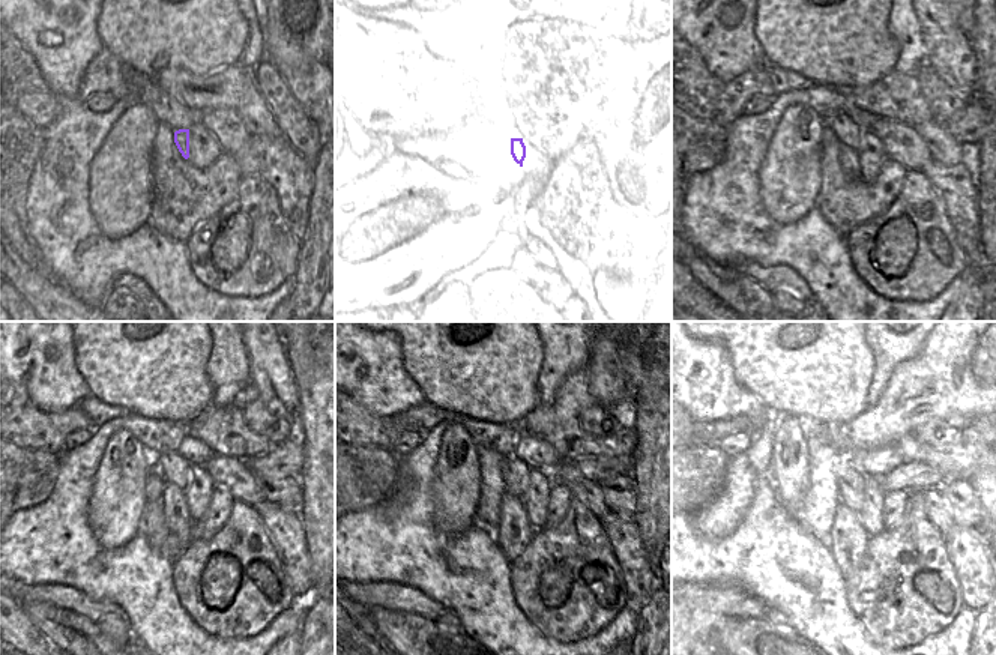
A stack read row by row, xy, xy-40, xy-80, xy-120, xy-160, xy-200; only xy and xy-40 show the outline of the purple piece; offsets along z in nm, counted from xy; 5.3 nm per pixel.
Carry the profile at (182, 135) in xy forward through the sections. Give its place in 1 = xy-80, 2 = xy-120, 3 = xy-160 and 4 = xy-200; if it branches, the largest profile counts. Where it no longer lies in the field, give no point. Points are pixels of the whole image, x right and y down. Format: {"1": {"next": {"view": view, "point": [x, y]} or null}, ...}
{"1": {"next": {"view": "xy-80", "point": [848, 156]}}, "2": {"next": {"view": "xy-120", "point": [175, 507]}}, "3": {"next": {"view": "xy-160", "point": [513, 534]}}, "4": {"next": {"view": "xy-200", "point": [848, 540]}}}

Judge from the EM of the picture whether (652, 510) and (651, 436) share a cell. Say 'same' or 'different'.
same

